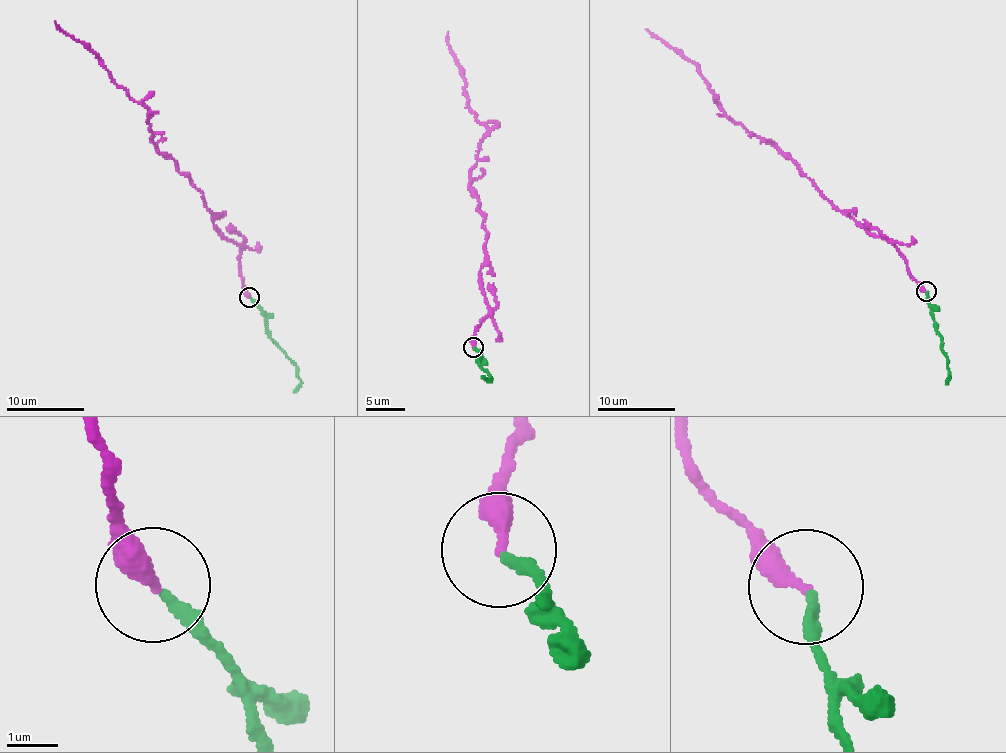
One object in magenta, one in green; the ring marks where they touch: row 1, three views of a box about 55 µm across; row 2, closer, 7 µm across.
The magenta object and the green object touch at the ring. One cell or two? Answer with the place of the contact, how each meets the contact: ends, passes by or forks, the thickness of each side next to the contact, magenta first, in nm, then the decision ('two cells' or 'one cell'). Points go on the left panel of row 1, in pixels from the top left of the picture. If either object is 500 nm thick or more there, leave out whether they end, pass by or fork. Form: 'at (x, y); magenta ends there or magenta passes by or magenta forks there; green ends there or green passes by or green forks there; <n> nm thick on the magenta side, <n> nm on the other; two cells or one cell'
at (249, 297); magenta ends there; green ends there; 360 nm thick on the magenta side, 240 nm on the other; two cells

